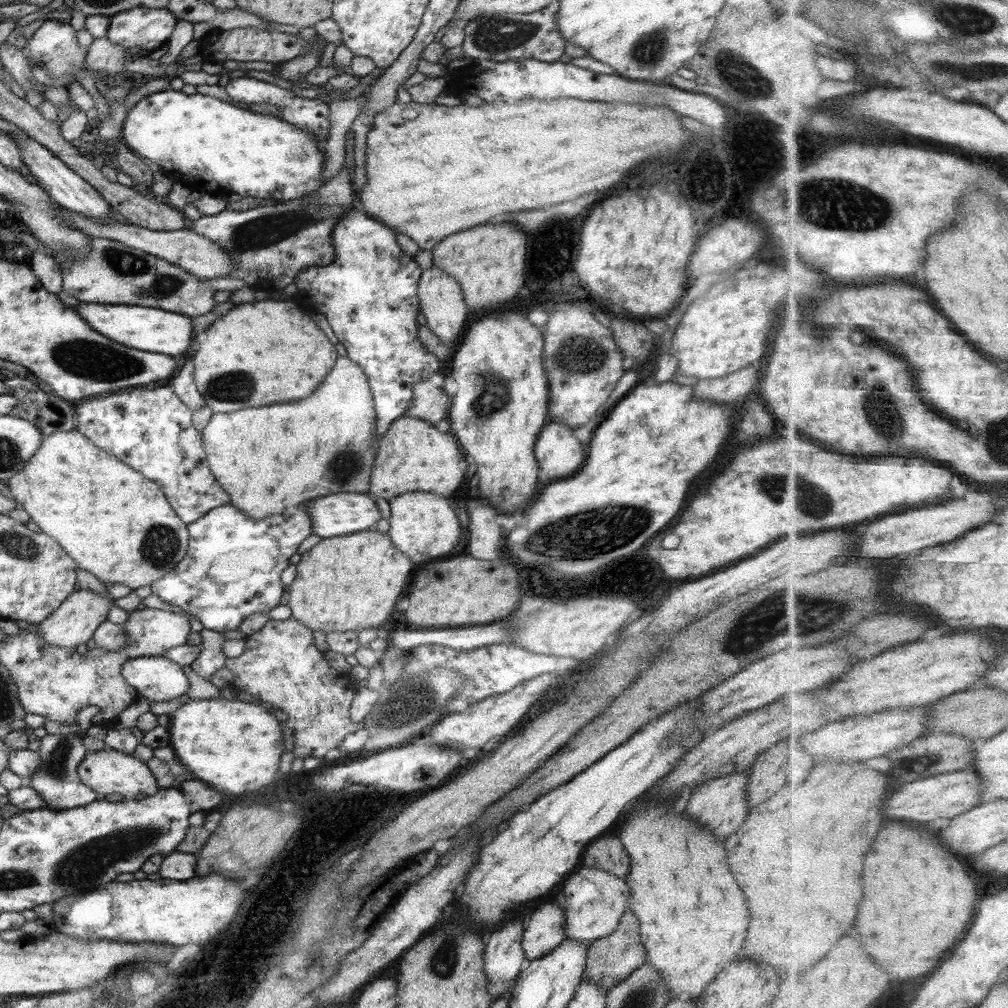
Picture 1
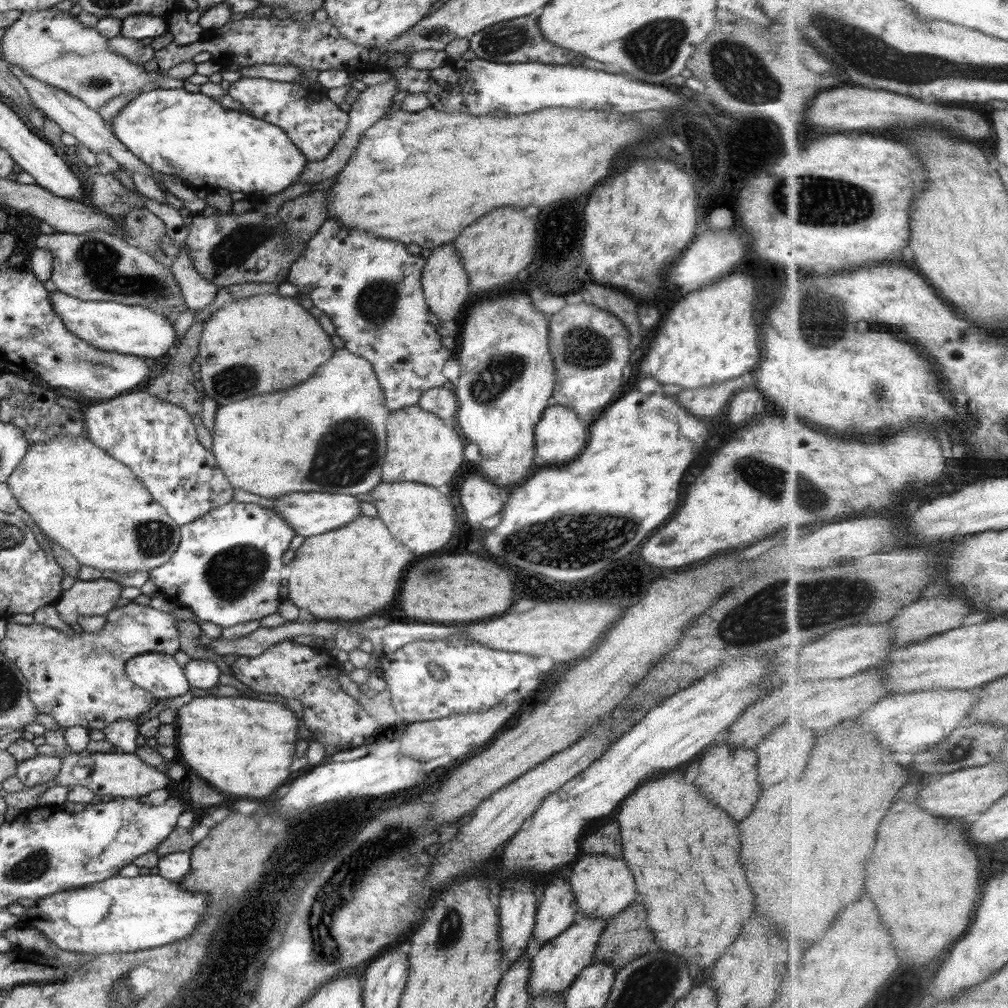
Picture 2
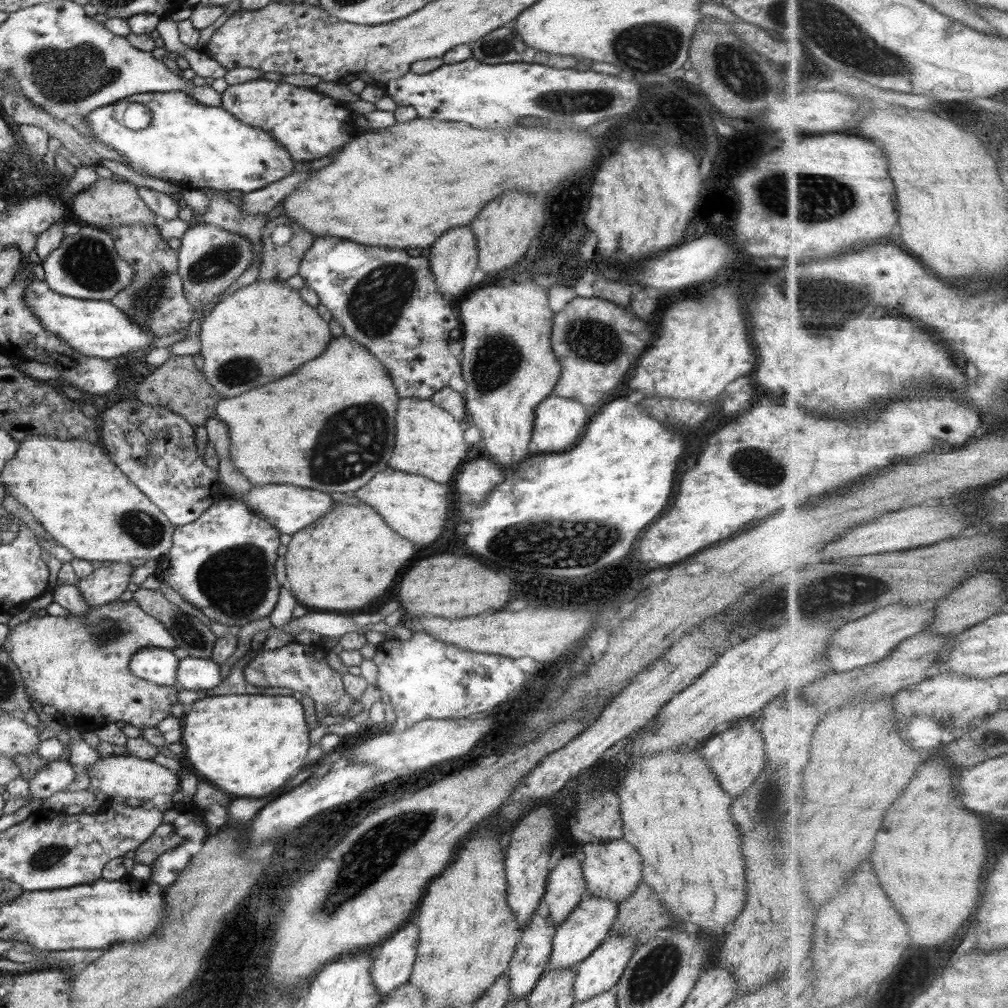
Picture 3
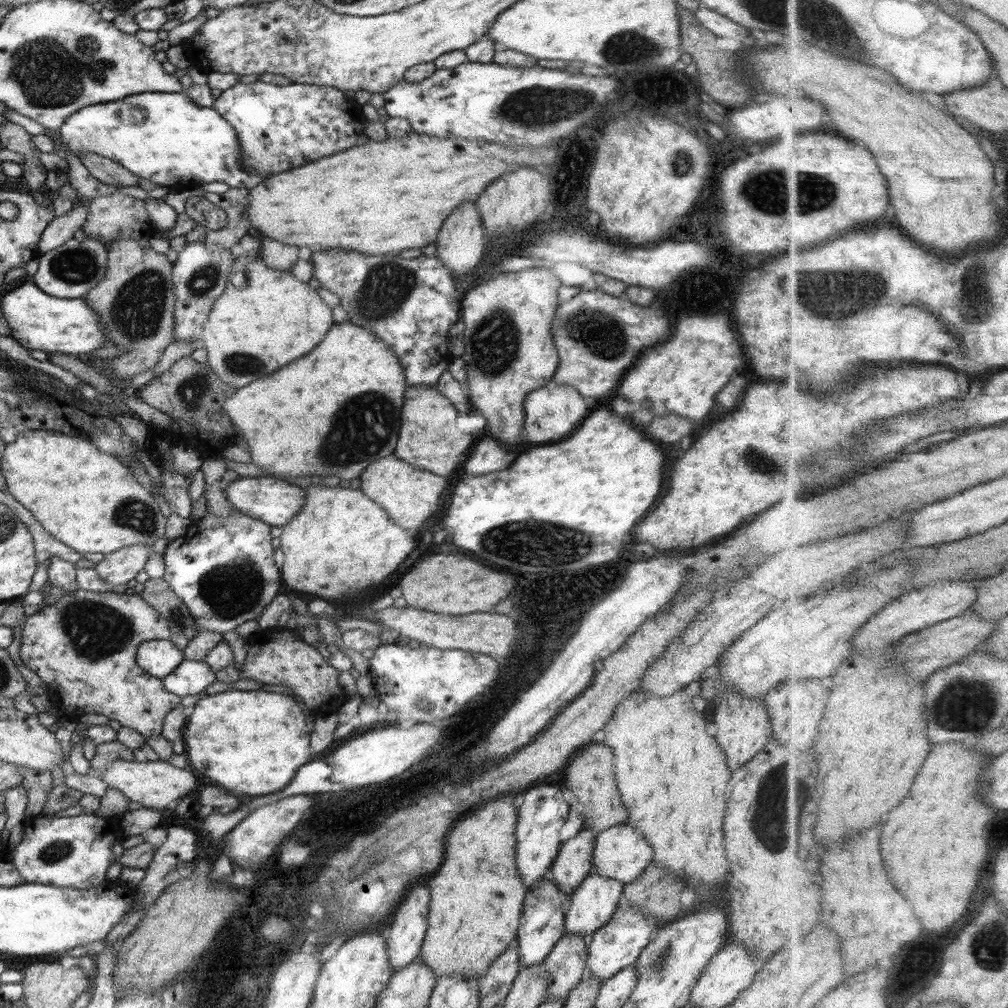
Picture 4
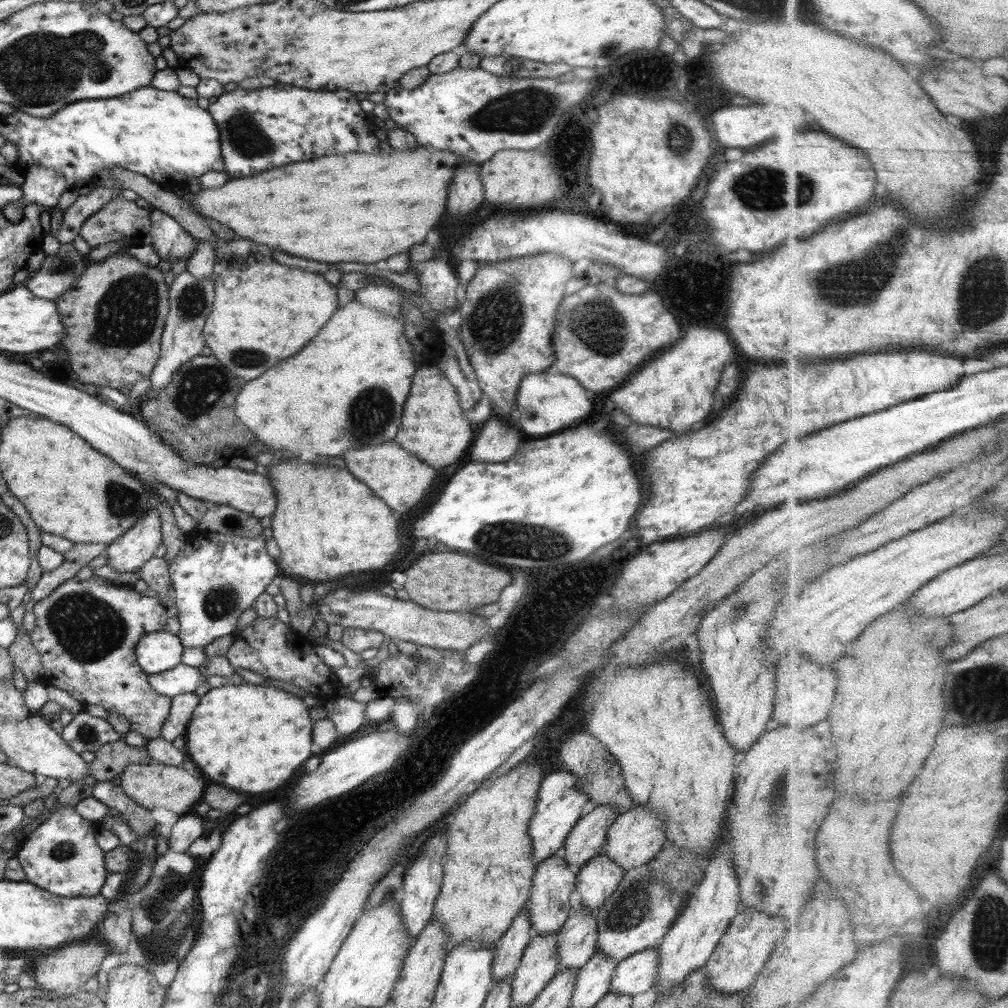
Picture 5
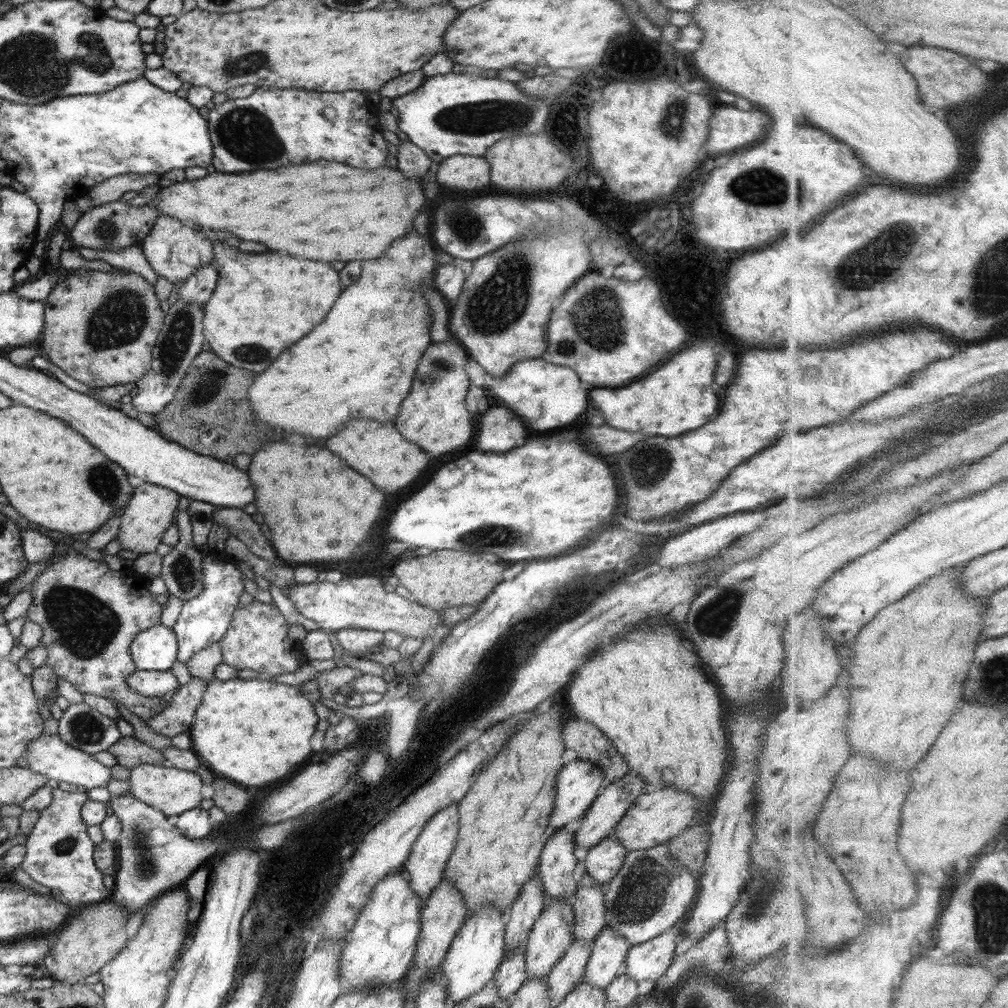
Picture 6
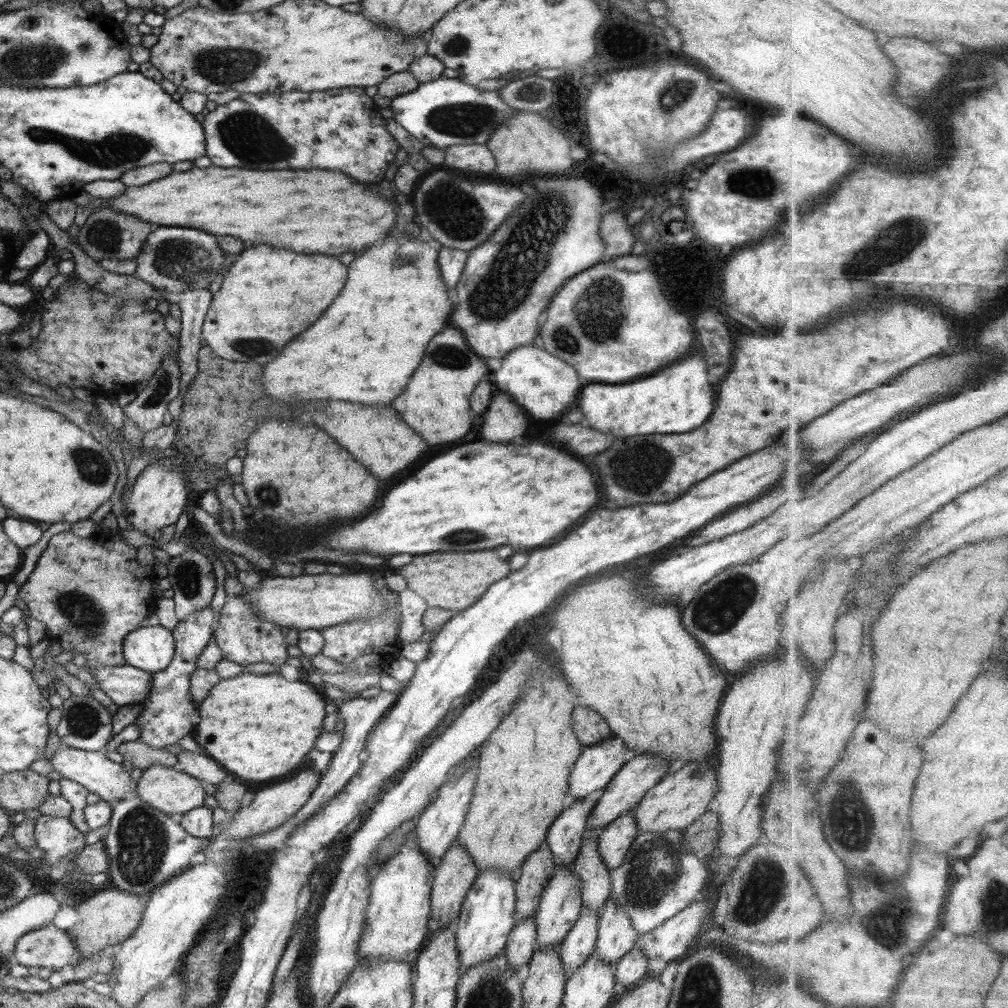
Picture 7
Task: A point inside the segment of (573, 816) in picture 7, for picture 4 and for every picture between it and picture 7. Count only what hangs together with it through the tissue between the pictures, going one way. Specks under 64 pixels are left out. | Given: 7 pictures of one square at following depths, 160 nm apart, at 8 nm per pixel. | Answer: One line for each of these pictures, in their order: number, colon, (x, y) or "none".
4: (542, 923)
5: (548, 907)
6: (557, 863)

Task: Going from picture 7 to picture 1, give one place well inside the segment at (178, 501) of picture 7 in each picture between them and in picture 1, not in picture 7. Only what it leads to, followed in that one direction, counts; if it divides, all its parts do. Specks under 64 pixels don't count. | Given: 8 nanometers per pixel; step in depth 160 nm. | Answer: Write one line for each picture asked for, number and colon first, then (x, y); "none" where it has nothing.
1: (74, 622)
2: (98, 597)
3: (106, 584)
4: (118, 568)
5: (129, 552)
6: (151, 509)

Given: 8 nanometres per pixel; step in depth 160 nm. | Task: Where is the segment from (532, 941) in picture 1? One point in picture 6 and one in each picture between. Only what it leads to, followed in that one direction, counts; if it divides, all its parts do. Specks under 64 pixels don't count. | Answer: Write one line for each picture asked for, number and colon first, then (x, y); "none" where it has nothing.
2: (557, 910)
3: (566, 886)
4: (574, 862)
5: (586, 840)
6: (600, 822)

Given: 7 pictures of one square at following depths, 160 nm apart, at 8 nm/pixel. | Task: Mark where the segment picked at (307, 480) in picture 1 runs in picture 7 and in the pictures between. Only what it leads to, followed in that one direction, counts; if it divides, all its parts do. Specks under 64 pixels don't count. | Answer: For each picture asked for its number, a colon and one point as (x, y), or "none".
2: (329, 434)
3: (330, 426)
4: (332, 413)
5: (346, 387)
6: (360, 362)
7: (364, 348)

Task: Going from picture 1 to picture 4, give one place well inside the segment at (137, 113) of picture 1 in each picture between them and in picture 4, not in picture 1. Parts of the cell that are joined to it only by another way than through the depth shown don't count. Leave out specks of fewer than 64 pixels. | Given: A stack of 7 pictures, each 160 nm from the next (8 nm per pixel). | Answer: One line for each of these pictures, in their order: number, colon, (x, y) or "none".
2: (175, 132)
3: (198, 146)
4: (180, 145)

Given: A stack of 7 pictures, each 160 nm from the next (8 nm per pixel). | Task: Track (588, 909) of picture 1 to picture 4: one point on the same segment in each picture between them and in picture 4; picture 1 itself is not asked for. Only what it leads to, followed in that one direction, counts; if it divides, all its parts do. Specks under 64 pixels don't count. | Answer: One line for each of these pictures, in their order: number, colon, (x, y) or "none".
2: (603, 885)
3: (612, 869)
4: (620, 852)

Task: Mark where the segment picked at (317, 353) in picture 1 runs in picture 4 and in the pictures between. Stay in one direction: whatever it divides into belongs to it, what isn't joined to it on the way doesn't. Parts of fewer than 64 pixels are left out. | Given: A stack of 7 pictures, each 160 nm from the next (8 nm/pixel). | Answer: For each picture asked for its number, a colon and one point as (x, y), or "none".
2: (267, 342)
3: (265, 330)
4: (265, 318)

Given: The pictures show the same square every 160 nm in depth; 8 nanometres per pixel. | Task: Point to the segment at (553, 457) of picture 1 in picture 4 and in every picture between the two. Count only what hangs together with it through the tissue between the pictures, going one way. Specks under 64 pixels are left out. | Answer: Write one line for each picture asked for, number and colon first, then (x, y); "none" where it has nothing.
2: (559, 435)
3: (559, 422)
4: (552, 412)

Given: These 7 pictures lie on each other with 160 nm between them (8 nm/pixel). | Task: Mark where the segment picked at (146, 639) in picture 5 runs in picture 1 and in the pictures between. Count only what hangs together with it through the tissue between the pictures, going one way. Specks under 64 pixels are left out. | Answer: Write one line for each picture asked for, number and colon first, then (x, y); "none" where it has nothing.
1: (156, 678)
2: (160, 674)
3: (157, 665)
4: (159, 658)

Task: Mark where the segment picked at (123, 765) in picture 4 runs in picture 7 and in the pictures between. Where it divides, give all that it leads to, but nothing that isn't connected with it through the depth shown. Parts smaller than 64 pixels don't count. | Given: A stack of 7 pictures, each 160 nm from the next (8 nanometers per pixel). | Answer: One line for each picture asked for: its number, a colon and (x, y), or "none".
5: (154, 785)
6: (170, 790)
7: (172, 791)

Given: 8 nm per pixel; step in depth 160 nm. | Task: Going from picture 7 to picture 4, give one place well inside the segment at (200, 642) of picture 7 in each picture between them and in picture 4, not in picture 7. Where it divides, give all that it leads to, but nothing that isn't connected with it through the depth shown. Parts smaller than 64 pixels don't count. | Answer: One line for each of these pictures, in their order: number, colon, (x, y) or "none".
4: (223, 568)
5: (216, 577)
6: (204, 619)

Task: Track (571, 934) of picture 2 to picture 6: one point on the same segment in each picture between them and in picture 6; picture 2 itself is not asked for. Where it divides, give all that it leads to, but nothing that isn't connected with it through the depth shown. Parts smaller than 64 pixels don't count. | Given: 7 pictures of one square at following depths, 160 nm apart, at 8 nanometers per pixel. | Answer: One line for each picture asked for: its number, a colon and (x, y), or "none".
3: (587, 926)
4: (592, 904)
5: (601, 875)
6: (603, 861)

